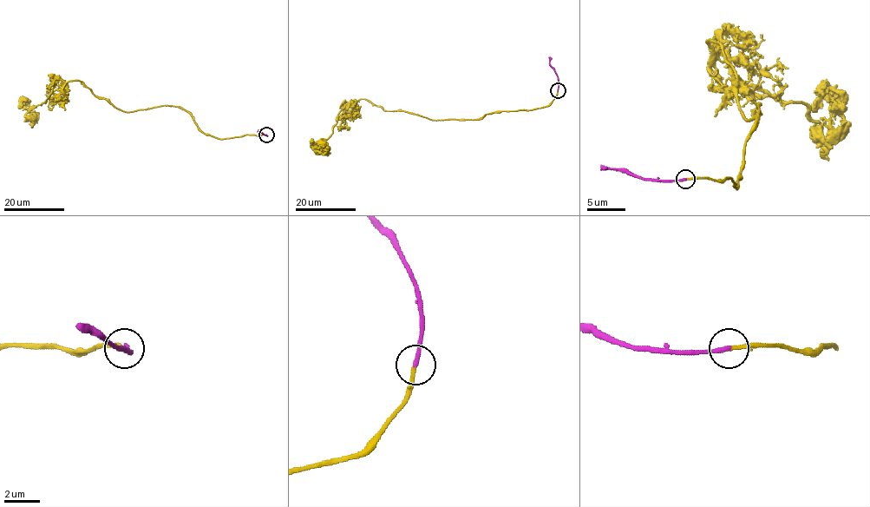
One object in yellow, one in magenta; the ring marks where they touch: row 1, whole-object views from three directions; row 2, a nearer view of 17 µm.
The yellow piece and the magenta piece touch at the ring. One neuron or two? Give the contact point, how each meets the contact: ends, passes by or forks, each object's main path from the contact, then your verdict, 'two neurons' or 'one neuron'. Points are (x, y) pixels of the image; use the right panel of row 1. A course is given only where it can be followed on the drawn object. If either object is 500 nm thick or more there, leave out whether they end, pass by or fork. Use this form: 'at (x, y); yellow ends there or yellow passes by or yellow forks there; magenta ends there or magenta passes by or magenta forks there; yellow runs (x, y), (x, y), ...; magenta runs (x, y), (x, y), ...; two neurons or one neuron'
at (685, 179); yellow ends there; magenta ends there; yellow runs (684, 179), (736, 188), (760, 113), (744, 117), (708, 42), (836, 140), (840, 111), (806, 108); magenta runs (684, 179), (650, 181), (627, 174), (621, 169), (604, 169), (600, 165); one neuron

